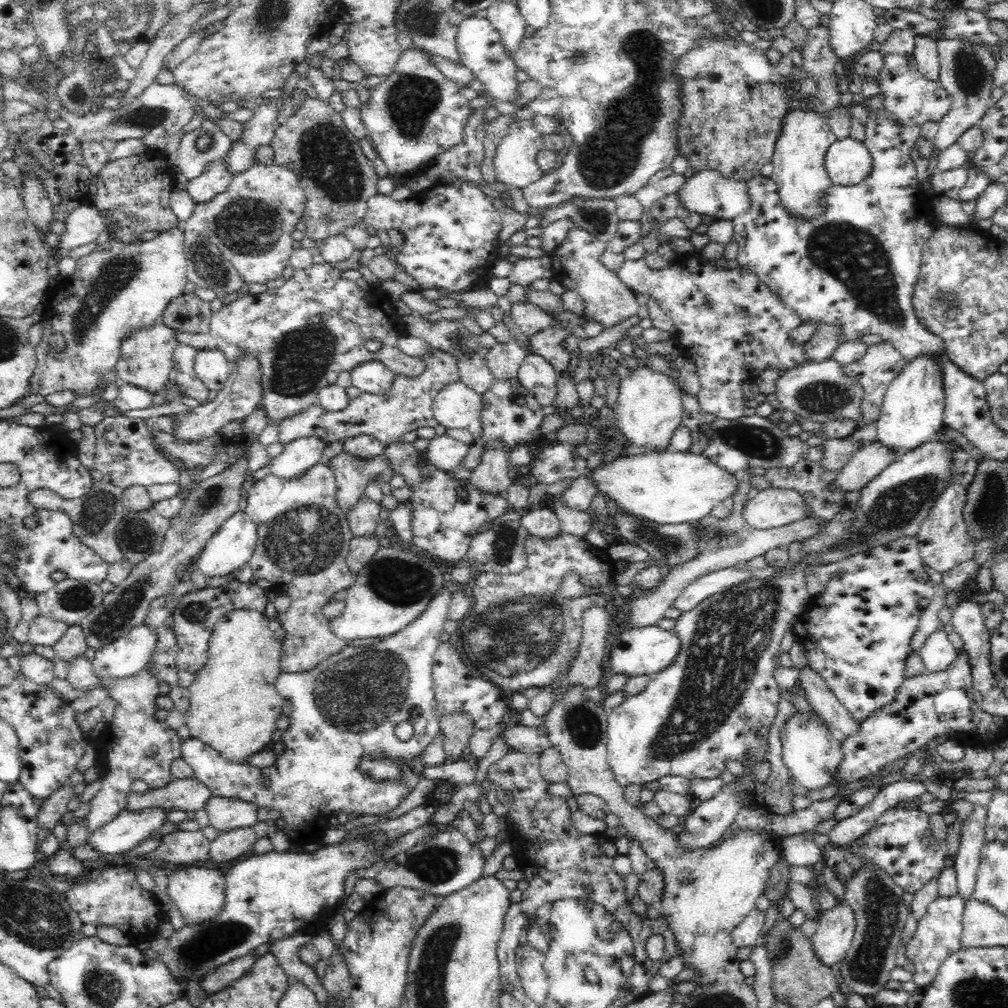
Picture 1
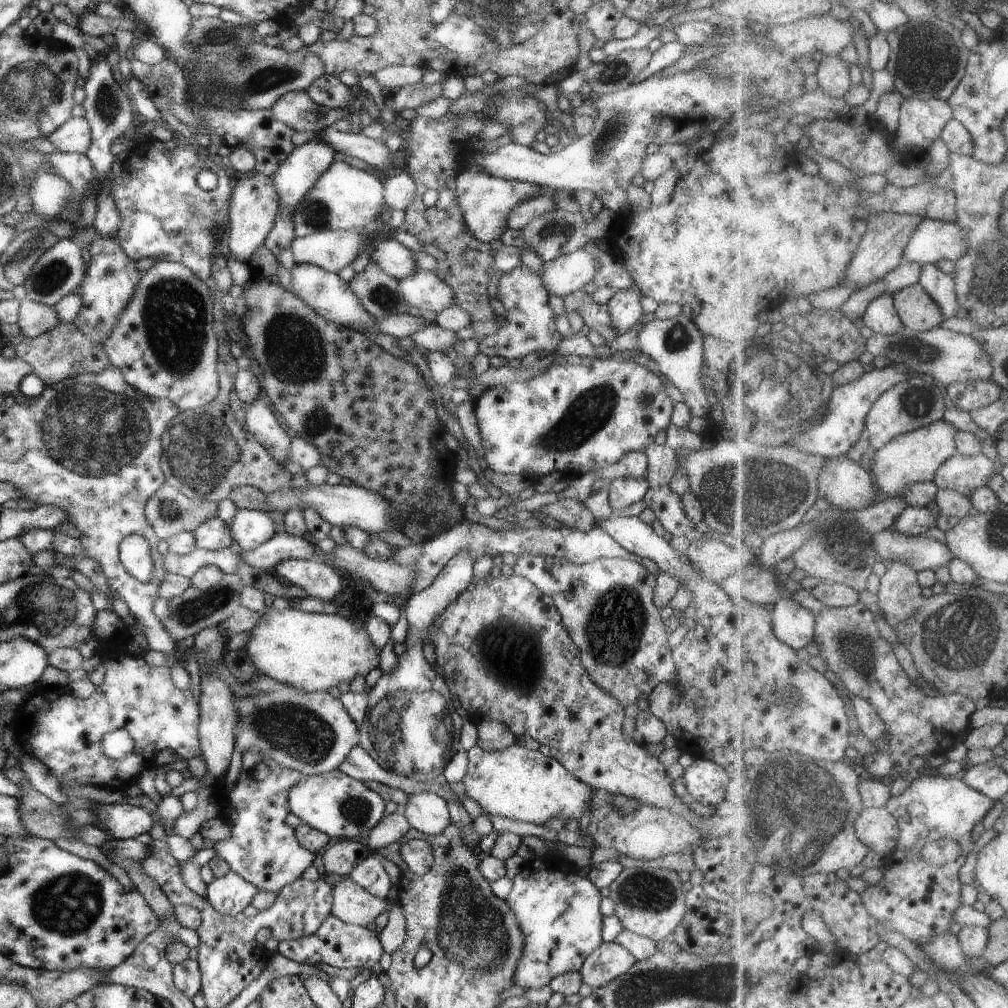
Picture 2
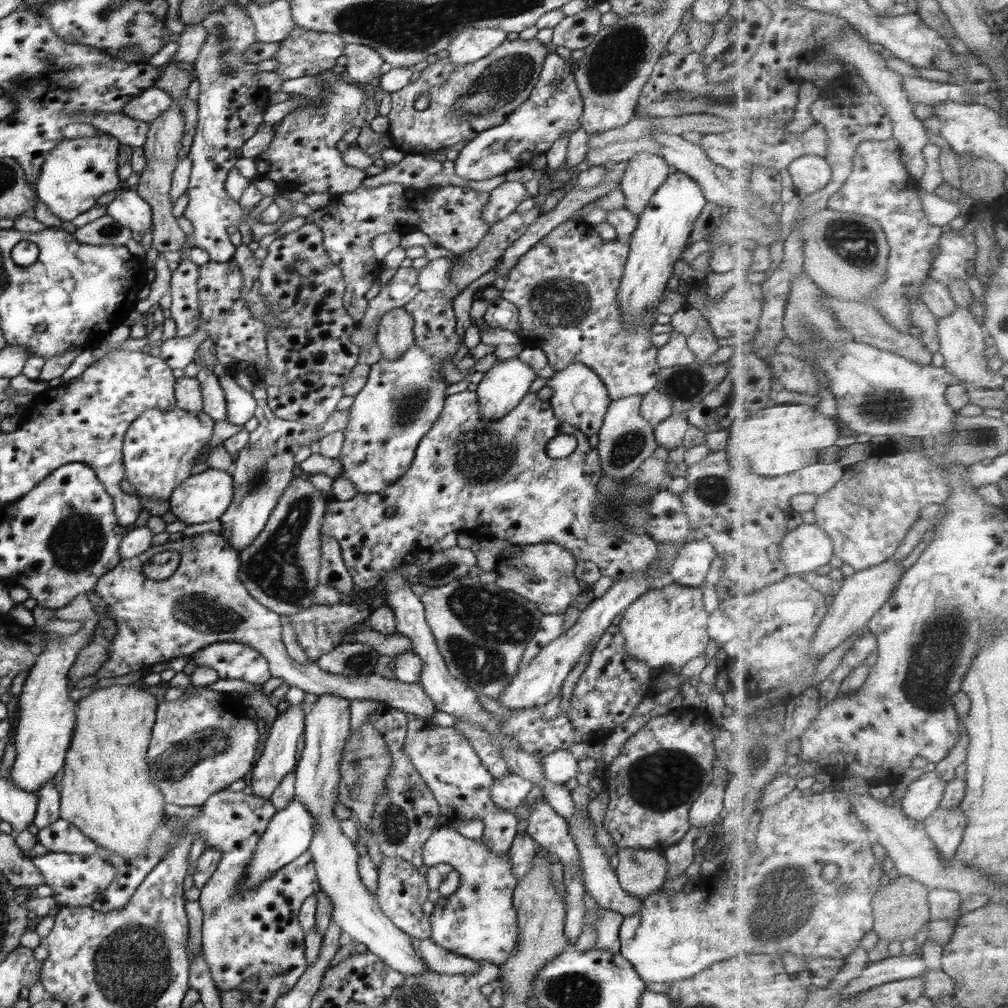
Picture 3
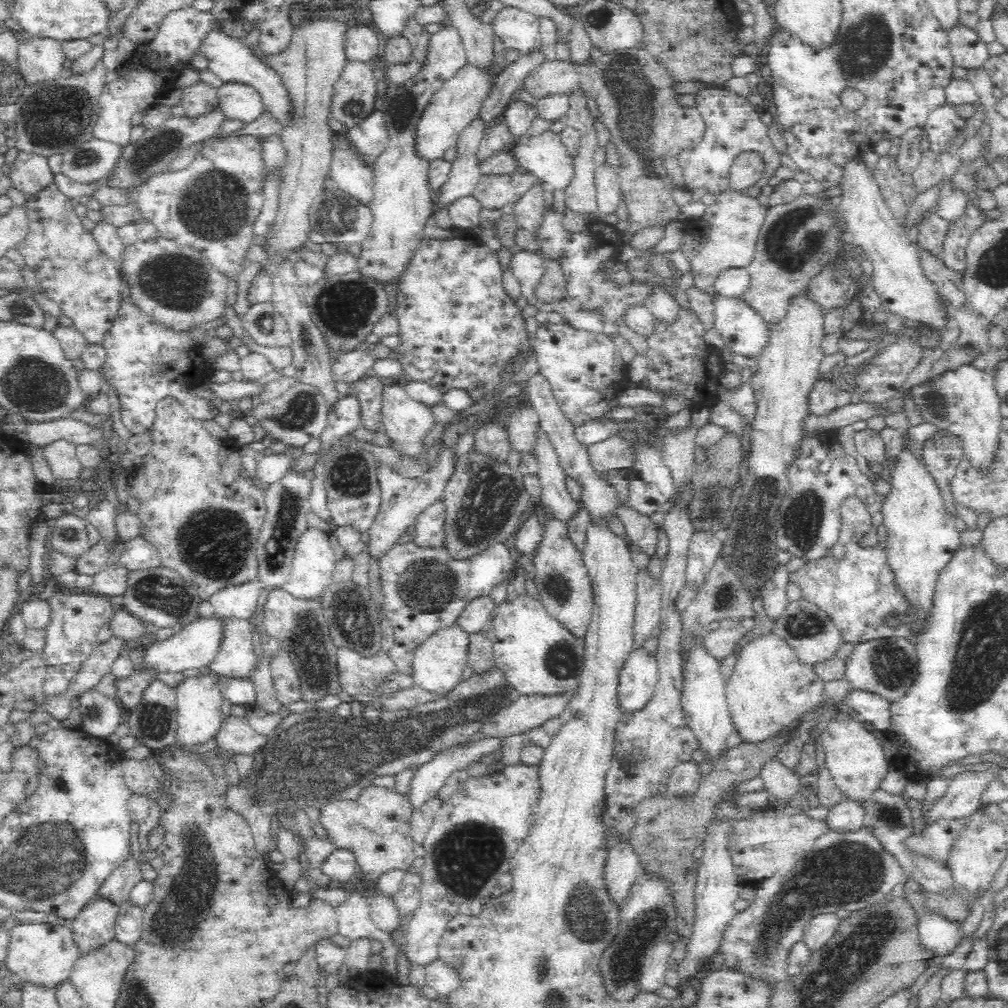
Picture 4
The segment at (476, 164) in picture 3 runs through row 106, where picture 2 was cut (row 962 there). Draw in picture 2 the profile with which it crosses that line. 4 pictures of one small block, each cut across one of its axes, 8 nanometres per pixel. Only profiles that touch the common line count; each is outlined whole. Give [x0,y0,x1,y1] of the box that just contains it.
[505,857,602,989]

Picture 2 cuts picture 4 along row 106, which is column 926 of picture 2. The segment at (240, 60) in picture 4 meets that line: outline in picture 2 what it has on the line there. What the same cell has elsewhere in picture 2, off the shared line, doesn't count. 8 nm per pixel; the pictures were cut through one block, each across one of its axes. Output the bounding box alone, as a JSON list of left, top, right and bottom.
[921,263,963,319]

